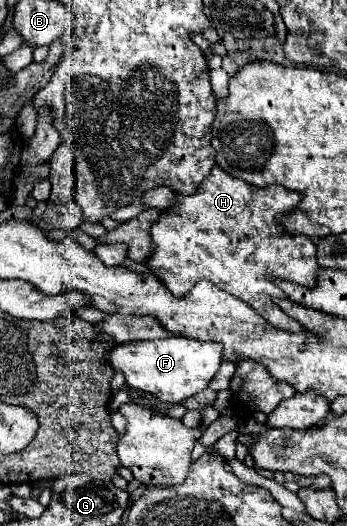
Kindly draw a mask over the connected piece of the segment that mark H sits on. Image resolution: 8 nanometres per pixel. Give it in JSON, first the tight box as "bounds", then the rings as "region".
{"bounds":[145,166,319,332],"region":[[[215,166],[211,176],[207,176],[193,194],[175,194],[175,202],[153,222],[153,252],[145,266],[177,298],[207,278],[217,288],[249,304],[267,322],[273,320],[287,332],[301,332],[301,326],[289,316],[283,316],[283,312],[275,308],[275,302],[271,302],[273,298],[285,298],[273,284],[277,278],[301,286],[315,284],[319,266],[313,240],[307,236],[289,236],[275,222],[279,216],[293,212],[301,198],[301,194],[279,184],[263,188],[251,186]]]}

